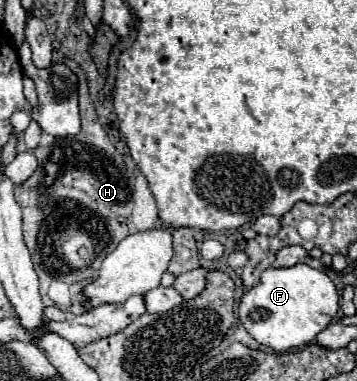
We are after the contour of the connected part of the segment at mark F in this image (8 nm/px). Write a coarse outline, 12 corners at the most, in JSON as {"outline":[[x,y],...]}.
{"outline":[[308,264],[264,270],[238,316],[276,352],[310,344],[340,296]]}

